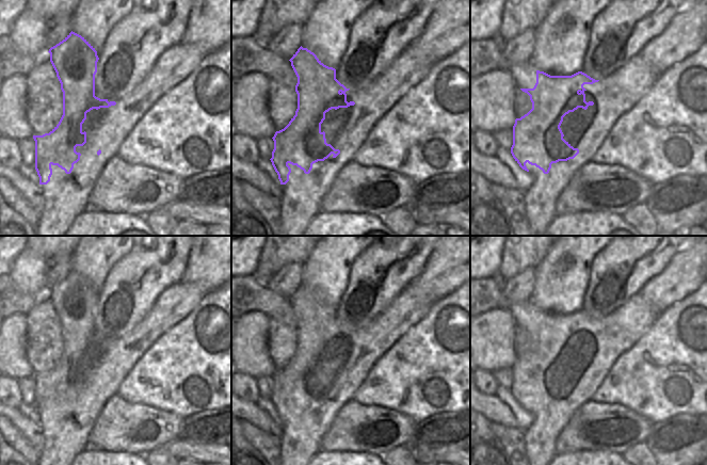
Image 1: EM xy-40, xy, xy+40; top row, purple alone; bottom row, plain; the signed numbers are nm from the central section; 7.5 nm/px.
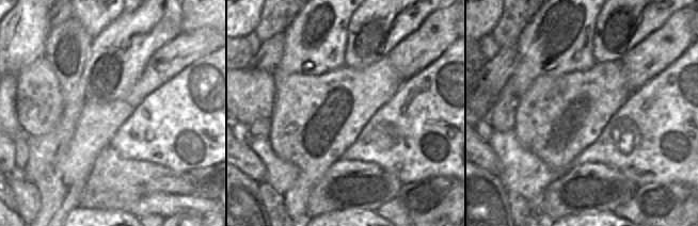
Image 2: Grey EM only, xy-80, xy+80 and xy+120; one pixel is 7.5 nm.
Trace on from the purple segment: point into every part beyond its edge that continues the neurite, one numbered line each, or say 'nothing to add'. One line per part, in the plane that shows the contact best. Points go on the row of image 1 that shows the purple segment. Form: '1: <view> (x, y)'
nothing to add

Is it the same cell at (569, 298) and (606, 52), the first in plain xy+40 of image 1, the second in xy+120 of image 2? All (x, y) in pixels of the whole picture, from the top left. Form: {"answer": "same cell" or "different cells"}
{"answer": "different cells"}

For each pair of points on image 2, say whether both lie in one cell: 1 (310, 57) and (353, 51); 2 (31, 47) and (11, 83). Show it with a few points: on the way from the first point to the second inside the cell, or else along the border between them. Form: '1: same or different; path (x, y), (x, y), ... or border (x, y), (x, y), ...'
1: different; border (348, 28), (348, 39), (343, 66)
2: different; border (11, 73), (16, 74)

